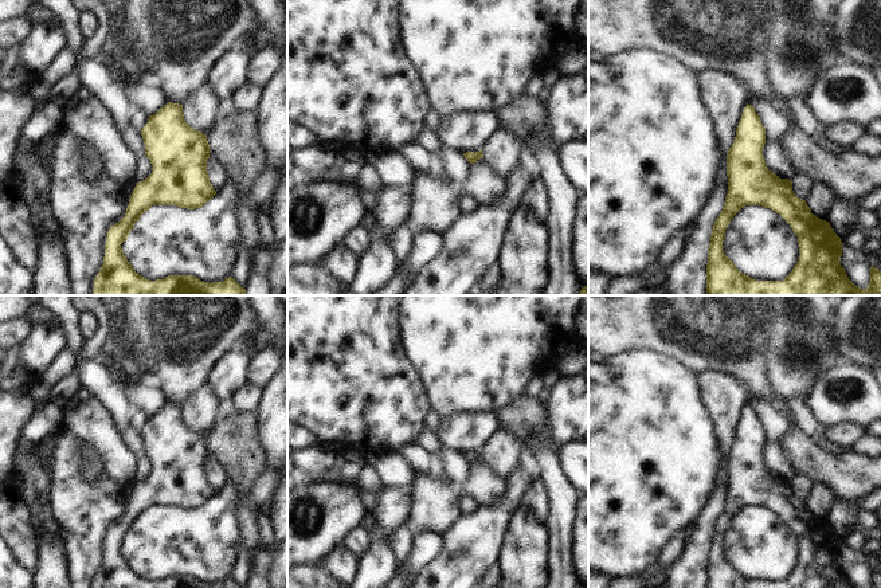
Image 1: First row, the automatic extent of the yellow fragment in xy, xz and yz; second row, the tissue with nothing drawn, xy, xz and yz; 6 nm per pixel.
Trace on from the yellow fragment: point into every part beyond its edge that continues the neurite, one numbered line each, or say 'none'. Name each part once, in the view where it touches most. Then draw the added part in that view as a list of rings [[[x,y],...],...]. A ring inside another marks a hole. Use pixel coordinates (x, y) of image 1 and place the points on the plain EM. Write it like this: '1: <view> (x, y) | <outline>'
none

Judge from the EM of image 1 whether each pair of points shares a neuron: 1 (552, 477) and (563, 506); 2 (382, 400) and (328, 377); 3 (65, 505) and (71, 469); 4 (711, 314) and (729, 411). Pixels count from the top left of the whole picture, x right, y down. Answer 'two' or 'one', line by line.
1: one
2: one
3: one
4: two

